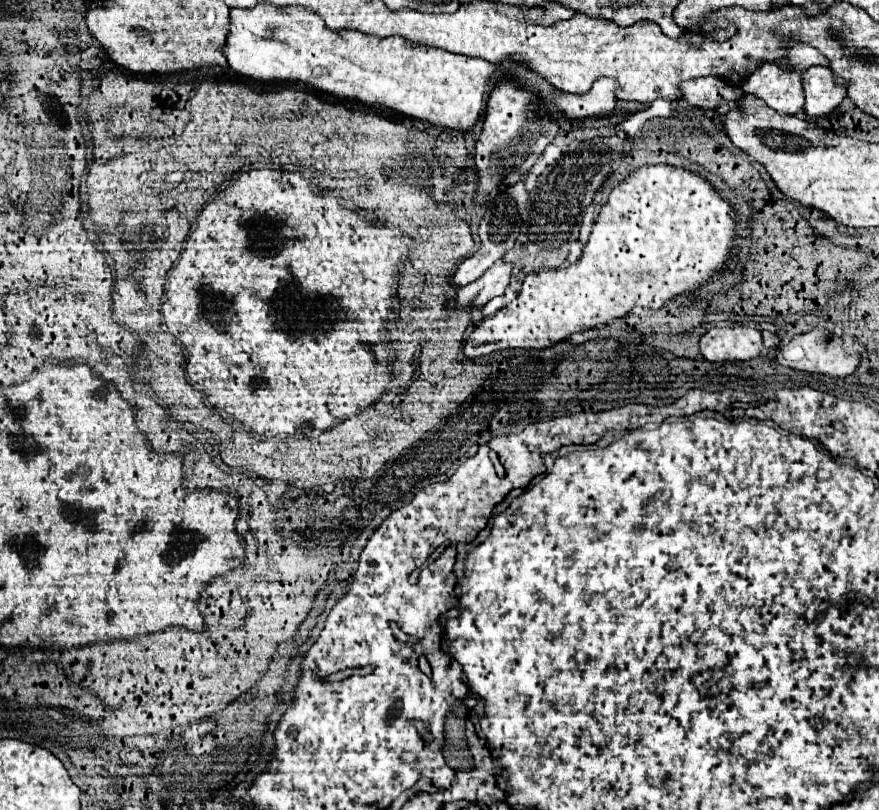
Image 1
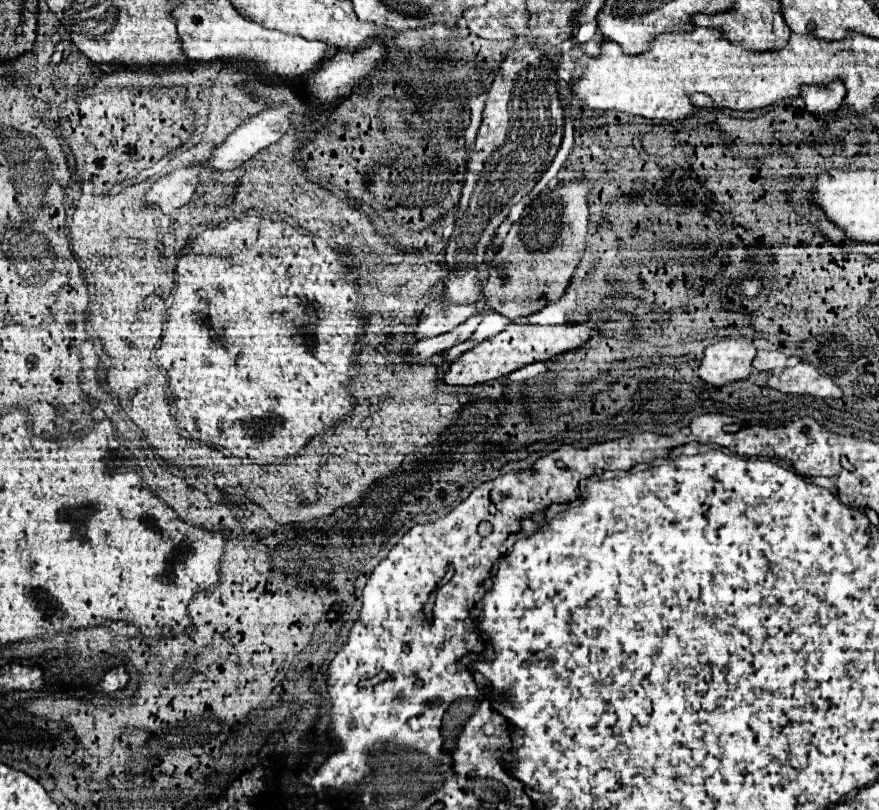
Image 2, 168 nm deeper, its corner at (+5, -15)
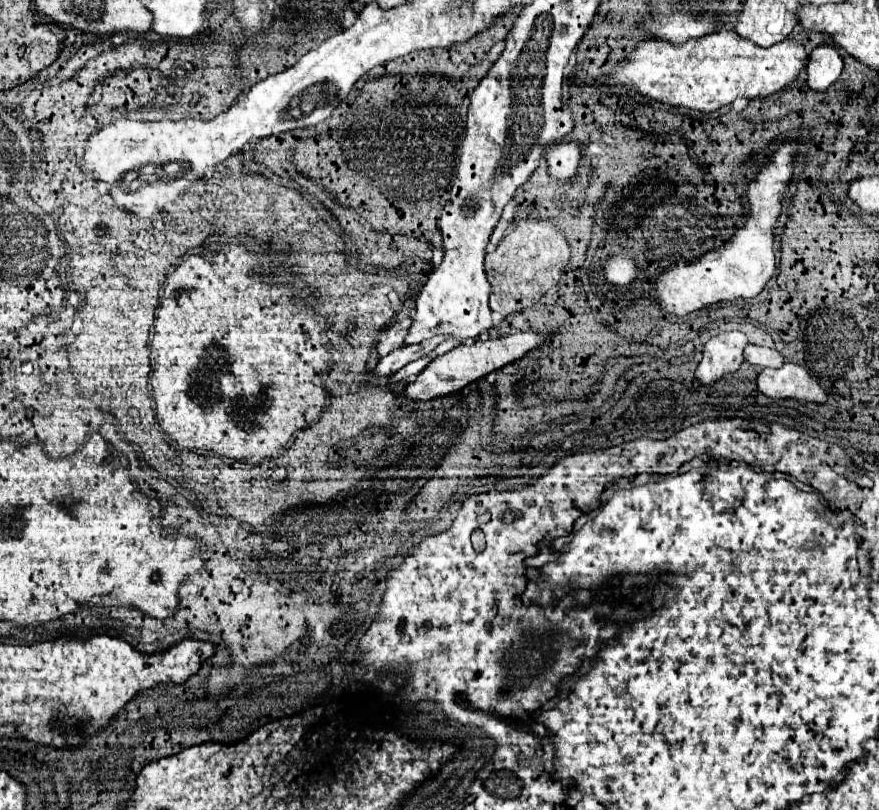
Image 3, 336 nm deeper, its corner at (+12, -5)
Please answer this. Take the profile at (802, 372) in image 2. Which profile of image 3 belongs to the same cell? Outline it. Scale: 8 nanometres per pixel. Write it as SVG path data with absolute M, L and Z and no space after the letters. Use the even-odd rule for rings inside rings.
M783 363L777 369L763 369L757 377L759 391L773 399L805 399L815 403L825 403L827 393L821 385L807 373L805 367L797 363Z

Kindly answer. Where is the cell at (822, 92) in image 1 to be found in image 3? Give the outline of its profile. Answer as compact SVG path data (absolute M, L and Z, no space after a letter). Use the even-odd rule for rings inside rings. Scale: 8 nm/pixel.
M819 45L811 51L811 59L807 65L807 85L813 91L827 91L841 75L843 61L839 53L829 45Z

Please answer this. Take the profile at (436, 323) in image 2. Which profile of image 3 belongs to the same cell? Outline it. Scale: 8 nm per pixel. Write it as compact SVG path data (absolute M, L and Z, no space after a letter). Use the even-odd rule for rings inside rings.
M403 319L387 329L383 329L383 333L379 335L379 341L377 341L377 351L379 351L379 357L387 355L389 351L397 349L403 345L407 333L409 333L409 327L411 327L411 319Z

